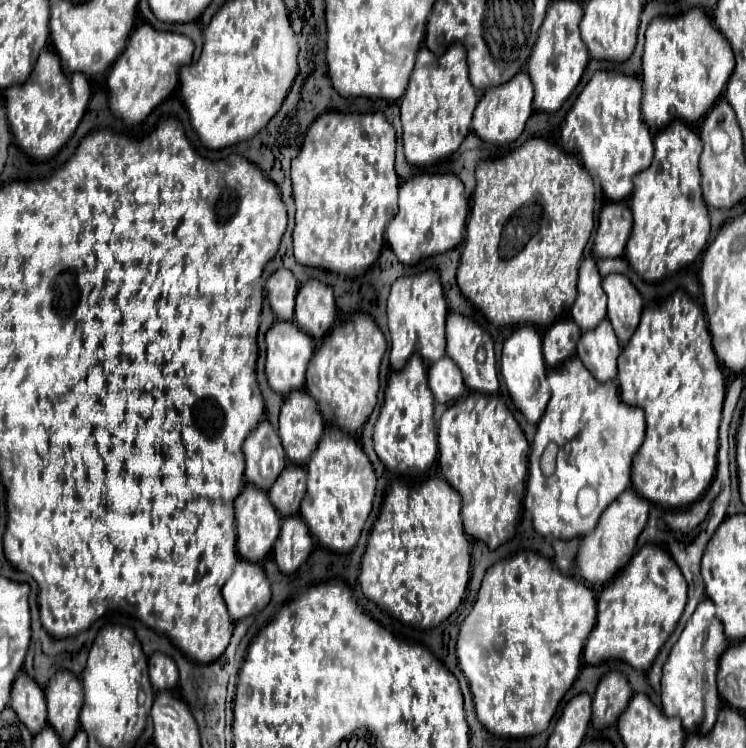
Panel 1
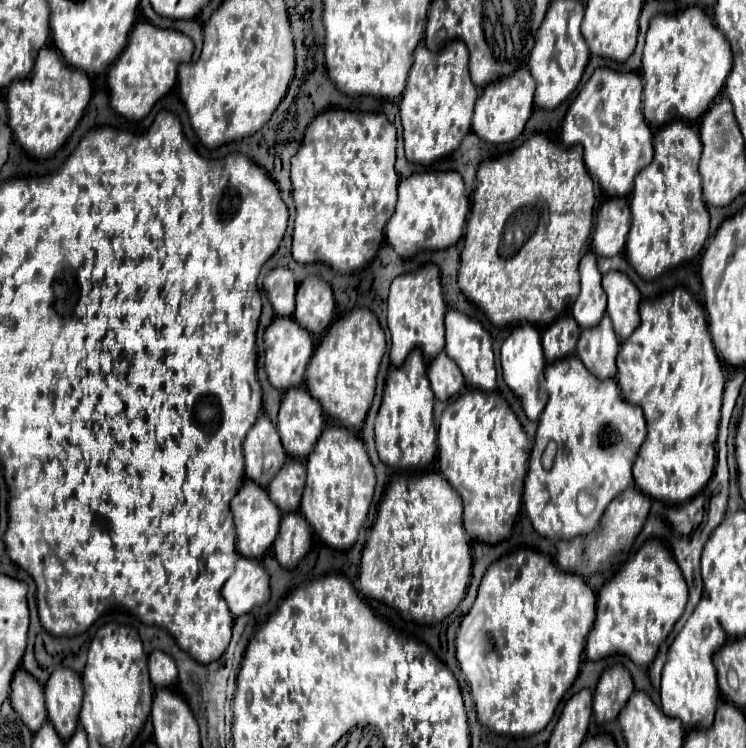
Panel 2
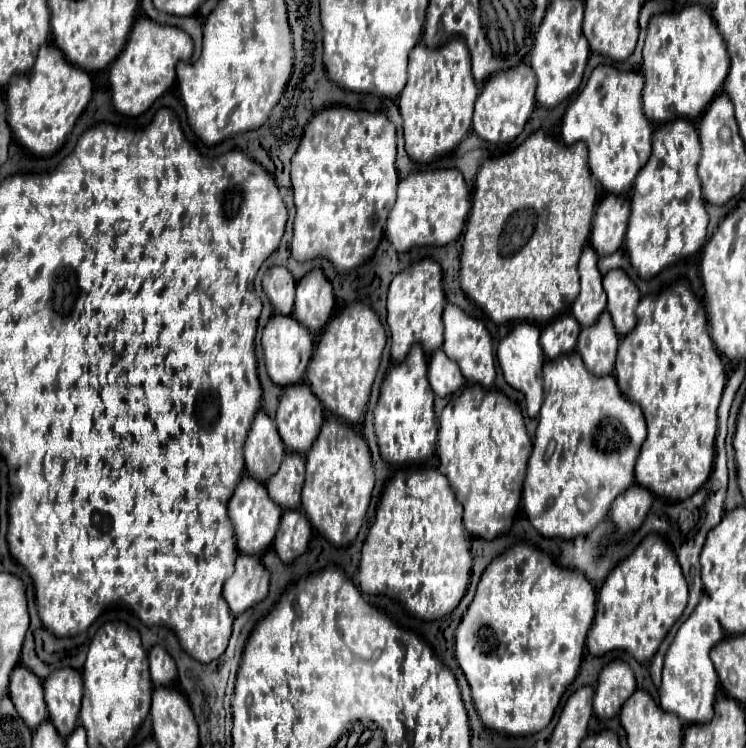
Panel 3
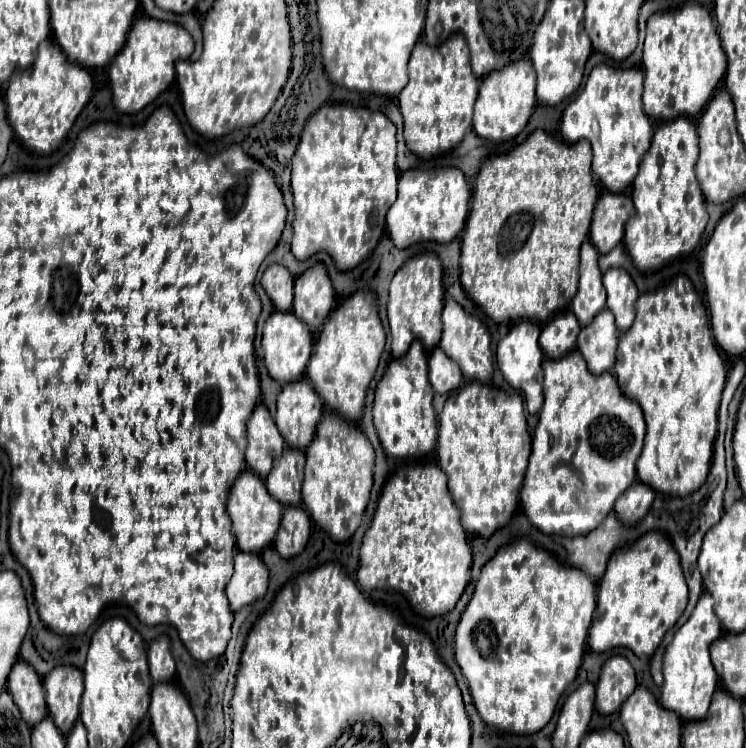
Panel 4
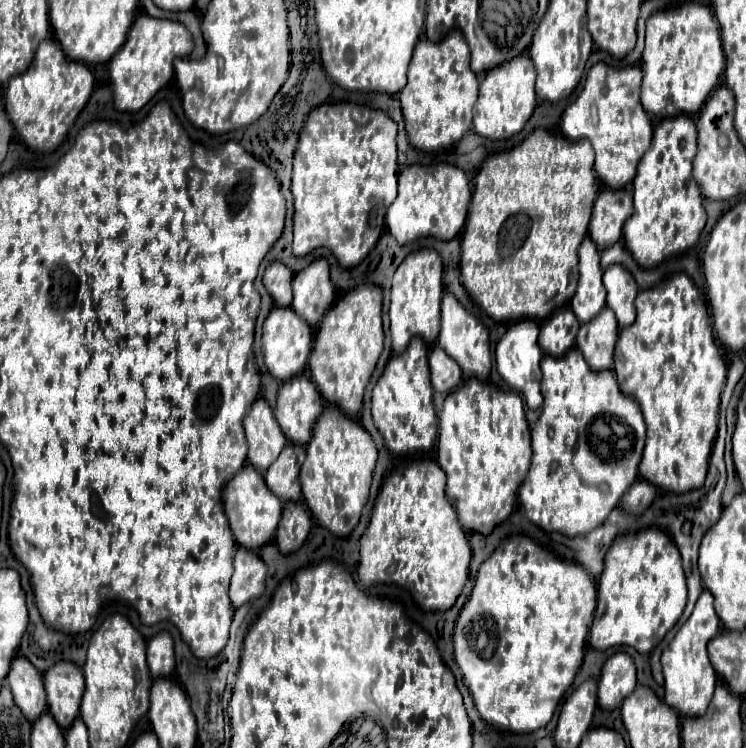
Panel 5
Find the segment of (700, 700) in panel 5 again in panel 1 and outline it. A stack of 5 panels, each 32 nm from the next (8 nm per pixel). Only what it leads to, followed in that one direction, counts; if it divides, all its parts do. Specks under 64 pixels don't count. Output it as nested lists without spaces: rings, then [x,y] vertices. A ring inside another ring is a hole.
[[[708,598],[698,604],[678,642],[672,646],[662,674],[662,710],[666,716],[682,718],[682,724],[688,732],[710,732],[712,724],[716,722],[716,712],[722,704],[716,690],[716,660],[728,644],[712,610],[714,604]]]

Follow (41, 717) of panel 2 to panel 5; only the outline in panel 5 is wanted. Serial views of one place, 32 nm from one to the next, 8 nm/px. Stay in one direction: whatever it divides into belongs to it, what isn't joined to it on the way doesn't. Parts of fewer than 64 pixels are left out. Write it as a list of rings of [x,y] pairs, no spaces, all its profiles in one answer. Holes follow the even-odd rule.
[[[20,654],[12,658],[6,682],[10,684],[14,700],[24,712],[24,716],[28,716],[28,720],[36,720],[46,710],[42,672],[38,672],[38,668],[34,668],[34,664],[28,658]]]

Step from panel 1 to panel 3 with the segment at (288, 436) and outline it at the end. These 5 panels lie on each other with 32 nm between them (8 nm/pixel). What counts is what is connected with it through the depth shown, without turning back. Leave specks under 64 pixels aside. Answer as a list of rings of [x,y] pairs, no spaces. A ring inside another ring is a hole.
[[[306,382],[290,384],[280,394],[276,426],[290,452],[308,452],[312,440],[316,440],[324,408]]]

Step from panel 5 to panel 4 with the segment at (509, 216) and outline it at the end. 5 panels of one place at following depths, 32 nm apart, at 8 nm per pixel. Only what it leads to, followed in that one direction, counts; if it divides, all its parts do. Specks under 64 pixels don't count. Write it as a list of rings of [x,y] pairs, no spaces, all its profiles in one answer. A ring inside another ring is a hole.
[[[538,128],[512,152],[488,158],[476,176],[472,208],[462,234],[462,288],[494,322],[550,320],[556,310],[570,304],[578,291],[580,244],[588,238],[596,198],[598,188],[592,178],[588,140],[568,144]]]

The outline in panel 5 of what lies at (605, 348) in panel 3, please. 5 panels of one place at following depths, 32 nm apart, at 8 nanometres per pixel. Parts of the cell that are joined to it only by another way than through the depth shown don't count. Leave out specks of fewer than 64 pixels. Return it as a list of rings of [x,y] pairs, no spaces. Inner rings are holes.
[[[608,306],[590,322],[580,324],[576,346],[582,350],[586,364],[594,372],[612,368],[612,352],[616,336],[618,336],[618,322]]]

